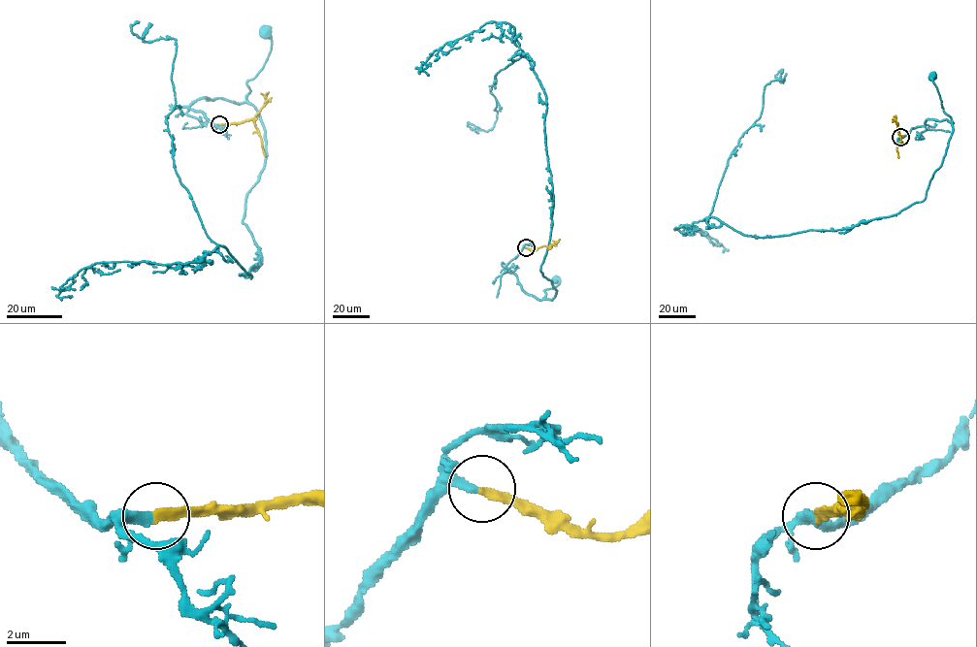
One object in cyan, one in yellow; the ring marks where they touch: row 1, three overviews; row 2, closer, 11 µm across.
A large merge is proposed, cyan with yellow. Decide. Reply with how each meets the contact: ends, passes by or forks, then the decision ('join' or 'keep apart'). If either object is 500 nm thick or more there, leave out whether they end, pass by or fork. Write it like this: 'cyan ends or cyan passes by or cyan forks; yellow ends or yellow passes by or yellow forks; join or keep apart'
cyan ends; yellow ends; join

